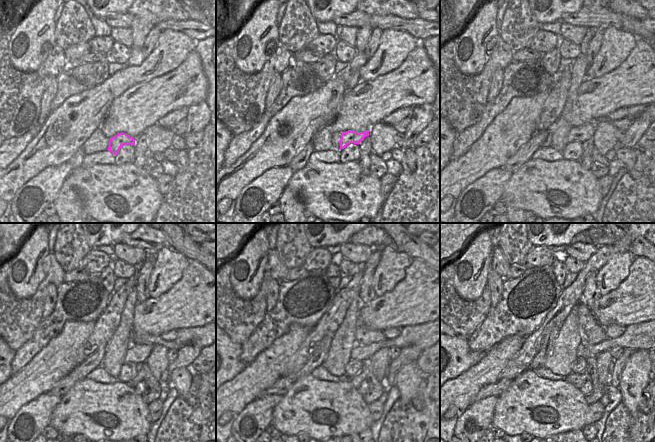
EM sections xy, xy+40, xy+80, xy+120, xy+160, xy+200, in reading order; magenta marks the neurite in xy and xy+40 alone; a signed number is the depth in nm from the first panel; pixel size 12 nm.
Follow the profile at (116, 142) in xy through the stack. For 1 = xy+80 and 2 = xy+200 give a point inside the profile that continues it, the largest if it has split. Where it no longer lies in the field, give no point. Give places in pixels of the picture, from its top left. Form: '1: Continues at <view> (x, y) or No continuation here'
1: Continues at xy+80 (582, 133)
2: Continues at xy+200 (591, 350).

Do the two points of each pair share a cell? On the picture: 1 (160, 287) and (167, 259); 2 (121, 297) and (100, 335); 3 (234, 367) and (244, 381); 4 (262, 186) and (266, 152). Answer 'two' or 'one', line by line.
1: one
2: one
3: two
4: two

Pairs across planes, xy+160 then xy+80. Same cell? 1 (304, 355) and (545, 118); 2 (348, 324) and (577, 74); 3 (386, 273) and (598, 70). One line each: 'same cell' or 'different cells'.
1: same cell
2: same cell
3: same cell

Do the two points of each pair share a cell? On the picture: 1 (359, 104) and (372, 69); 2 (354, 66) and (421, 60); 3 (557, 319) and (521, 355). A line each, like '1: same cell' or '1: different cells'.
1: different cells
2: different cells
3: same cell

